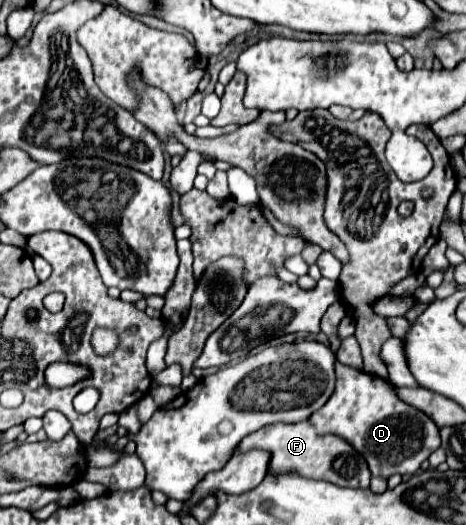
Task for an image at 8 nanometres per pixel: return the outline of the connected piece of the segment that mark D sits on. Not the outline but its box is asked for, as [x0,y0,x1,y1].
[311,365,439,479]

